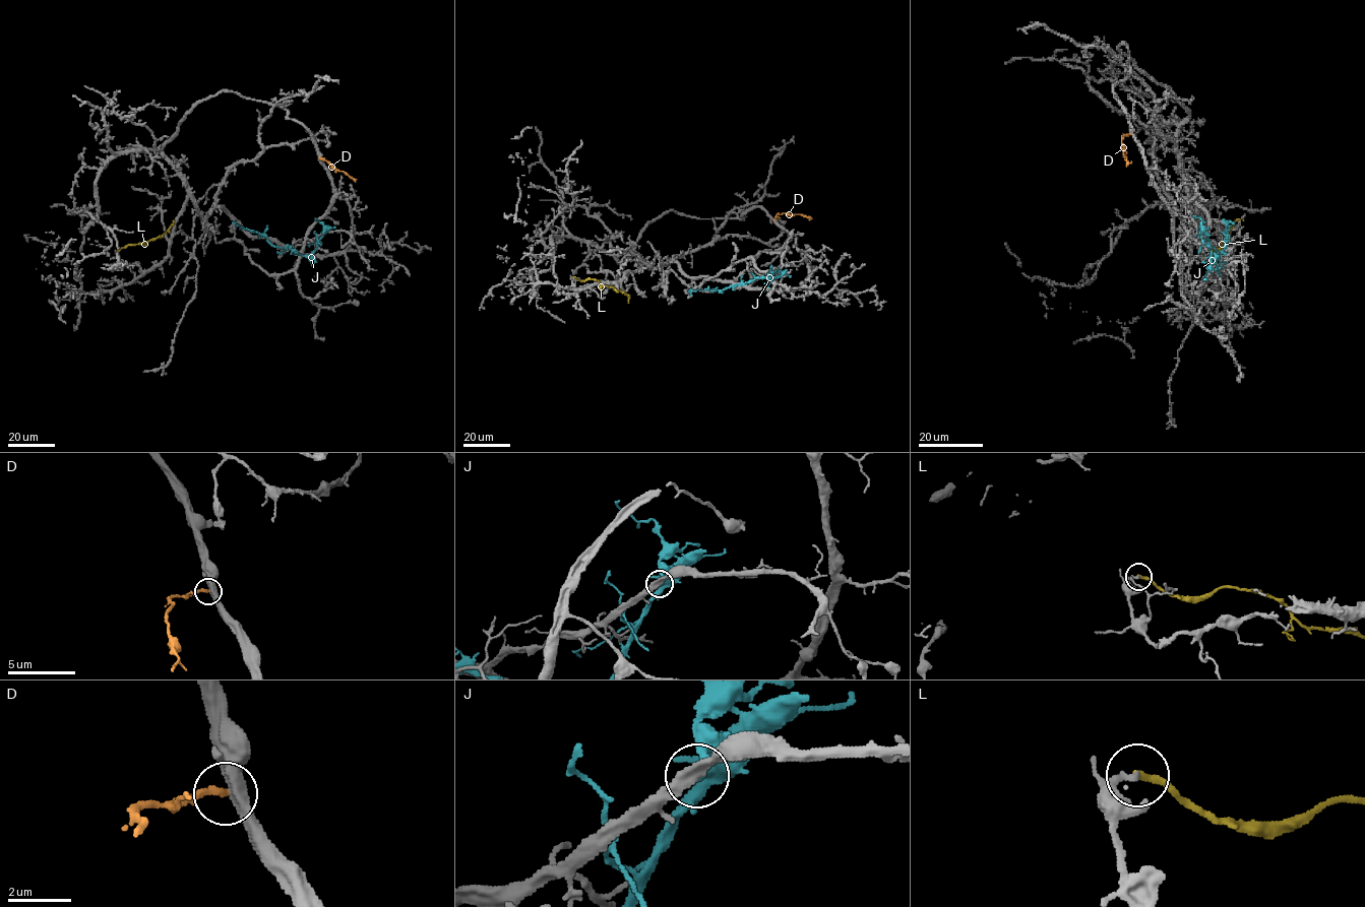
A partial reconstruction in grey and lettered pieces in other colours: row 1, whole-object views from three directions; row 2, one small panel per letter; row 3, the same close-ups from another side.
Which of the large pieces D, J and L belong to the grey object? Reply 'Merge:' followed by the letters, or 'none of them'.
Merge: none of them

